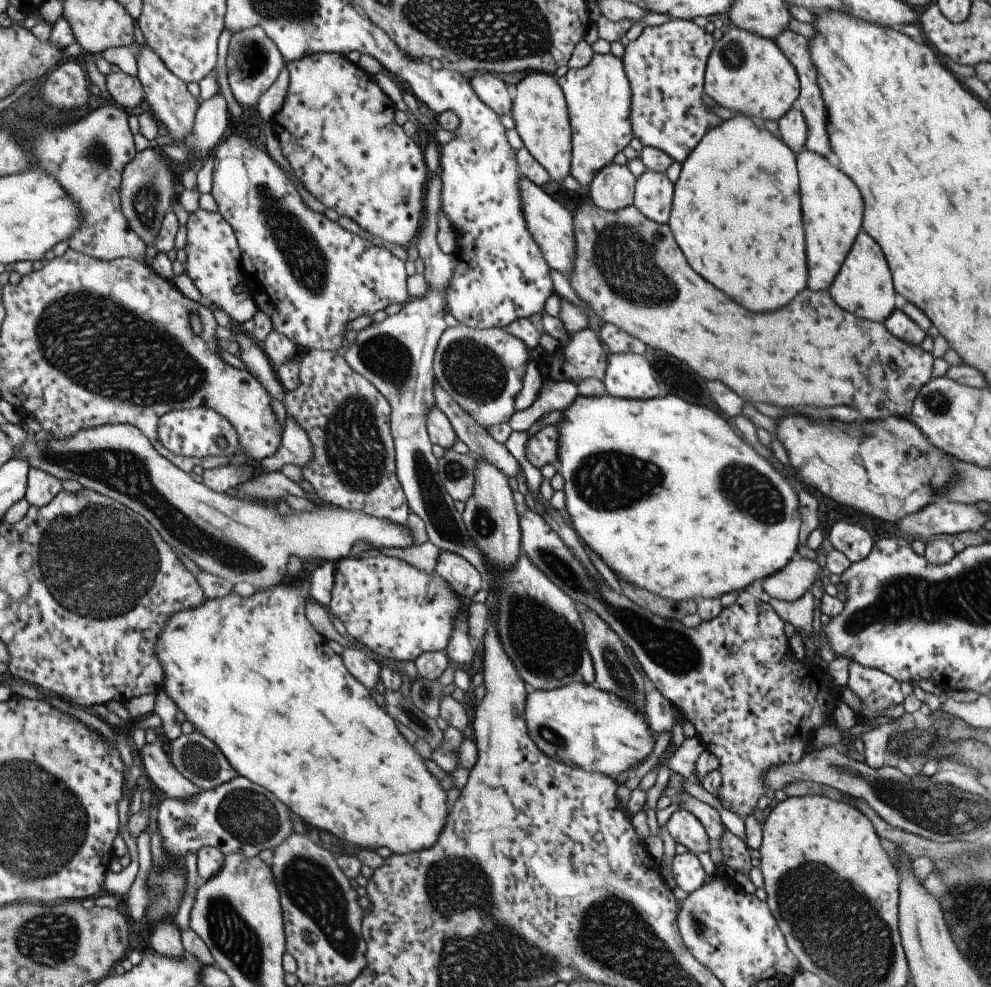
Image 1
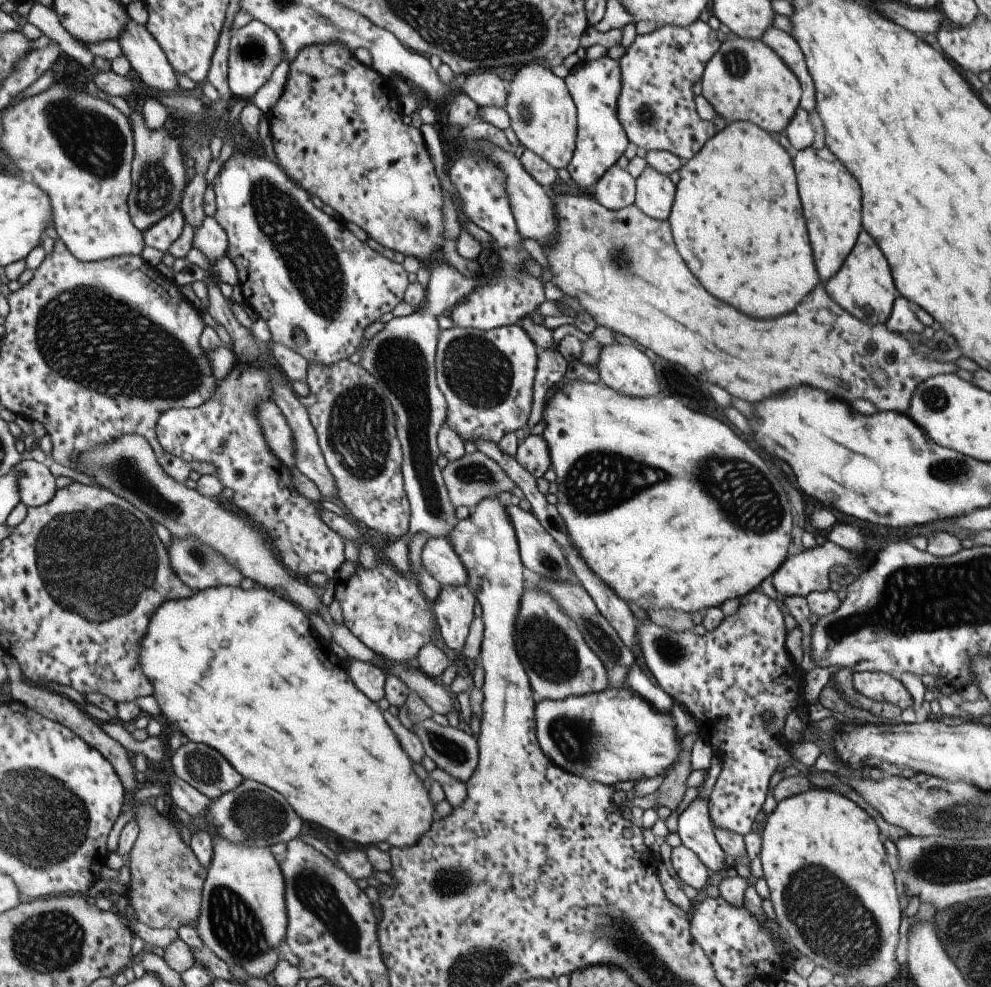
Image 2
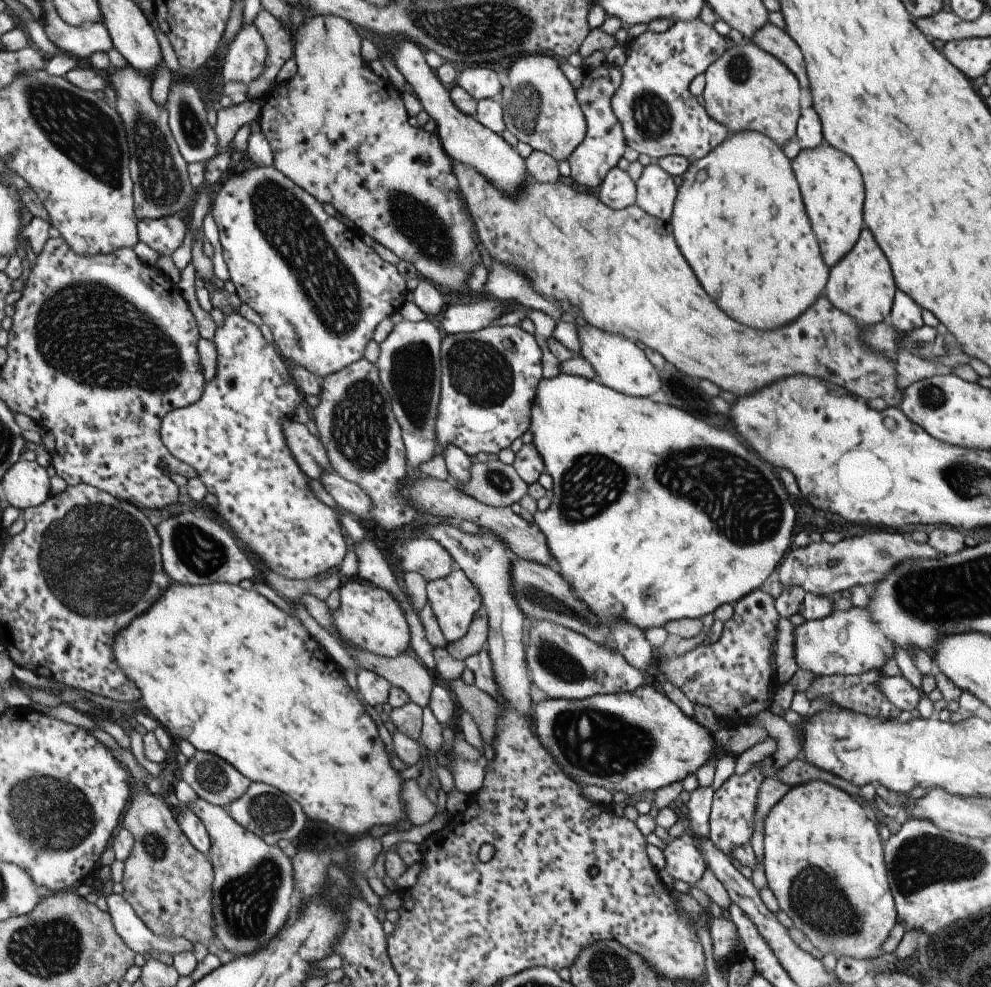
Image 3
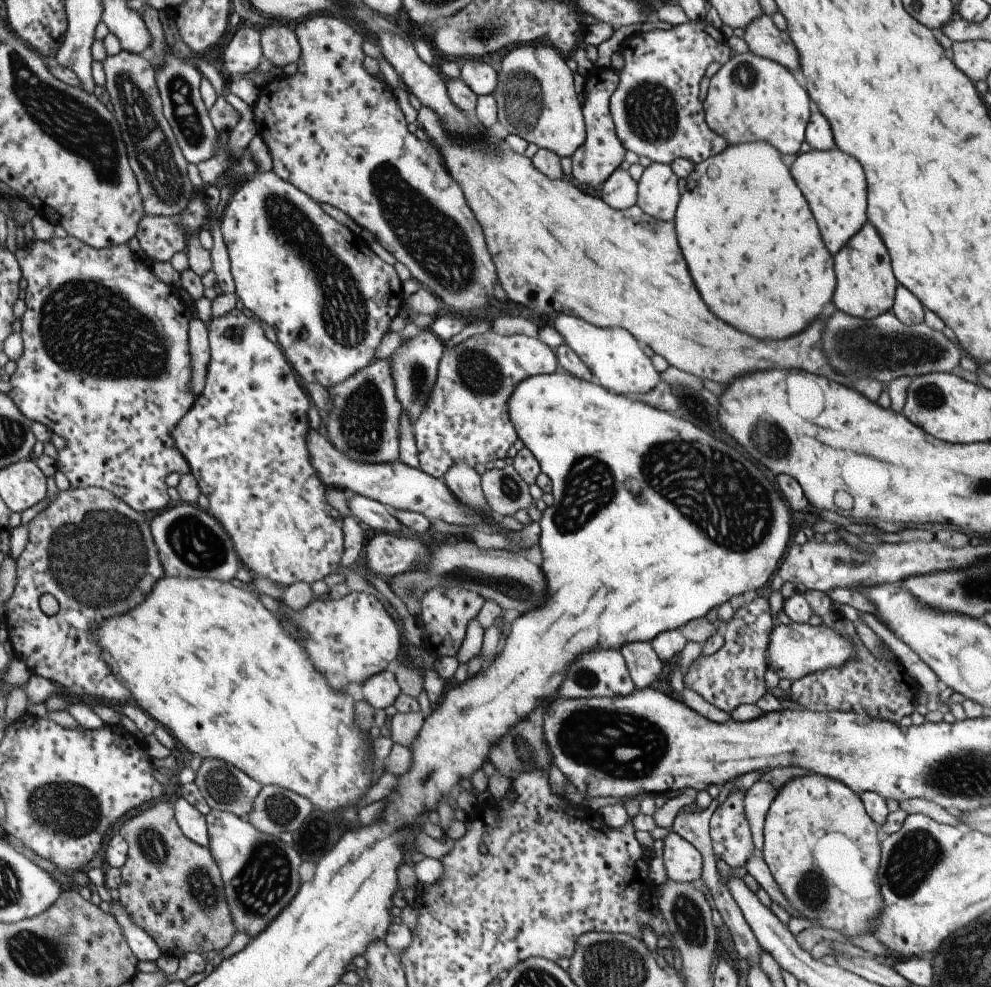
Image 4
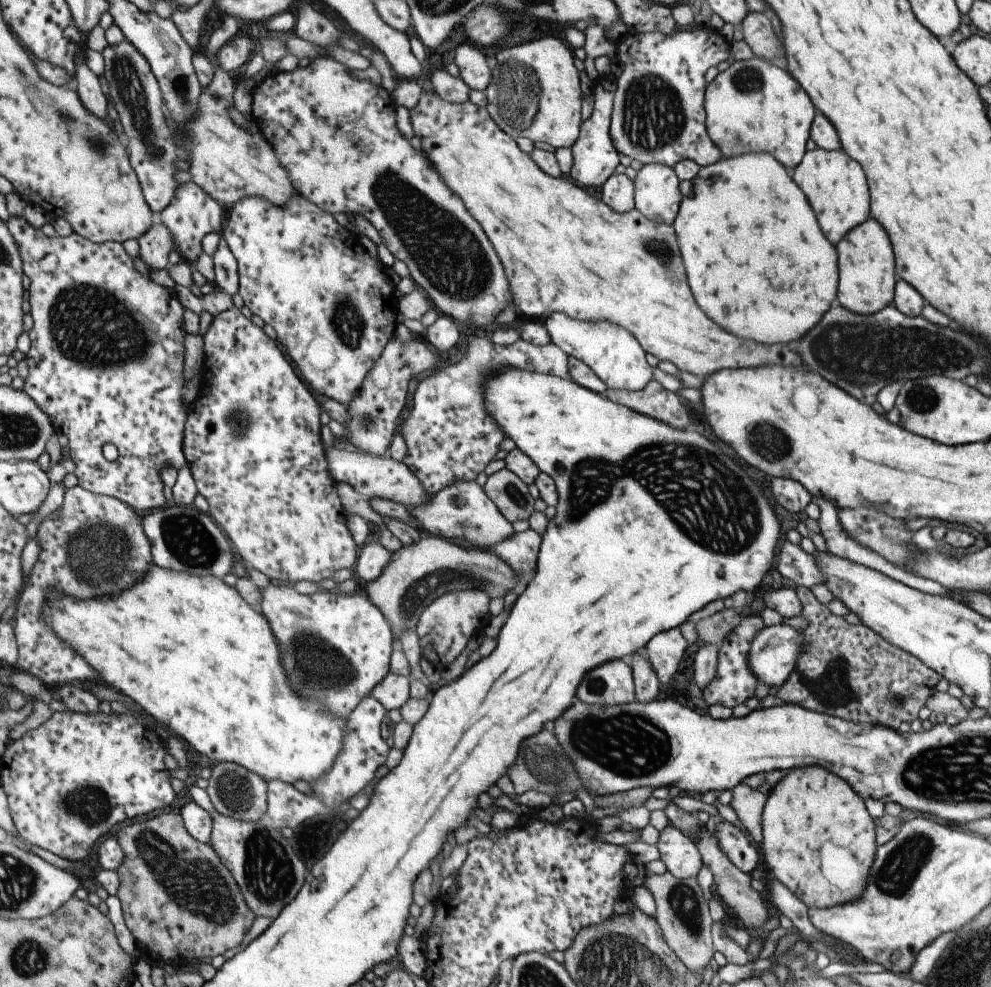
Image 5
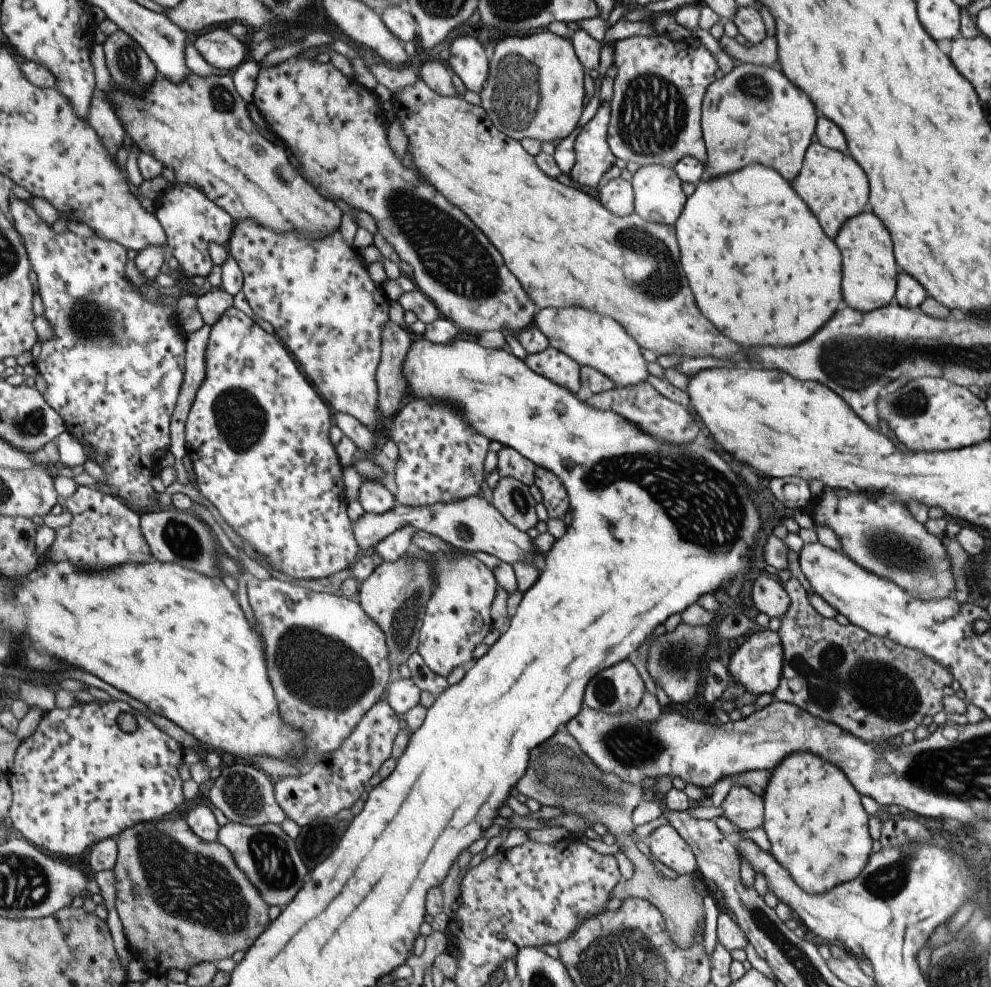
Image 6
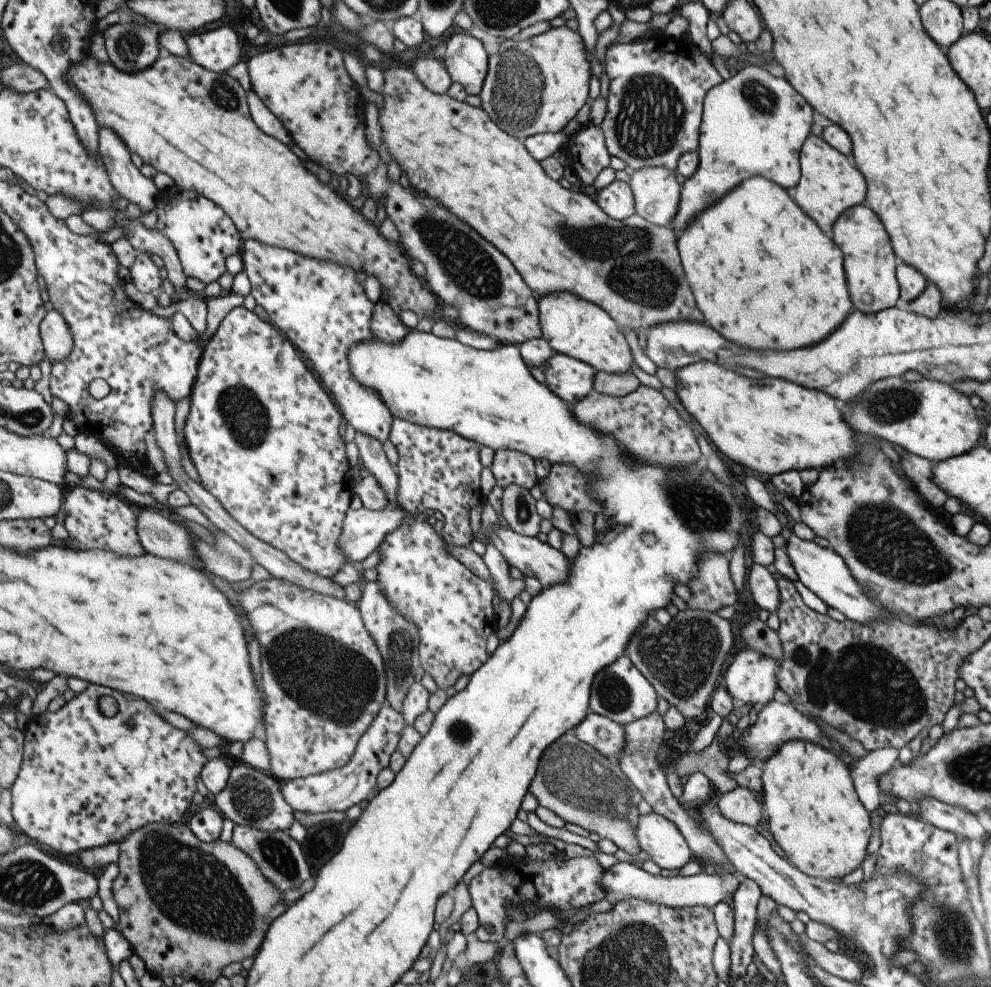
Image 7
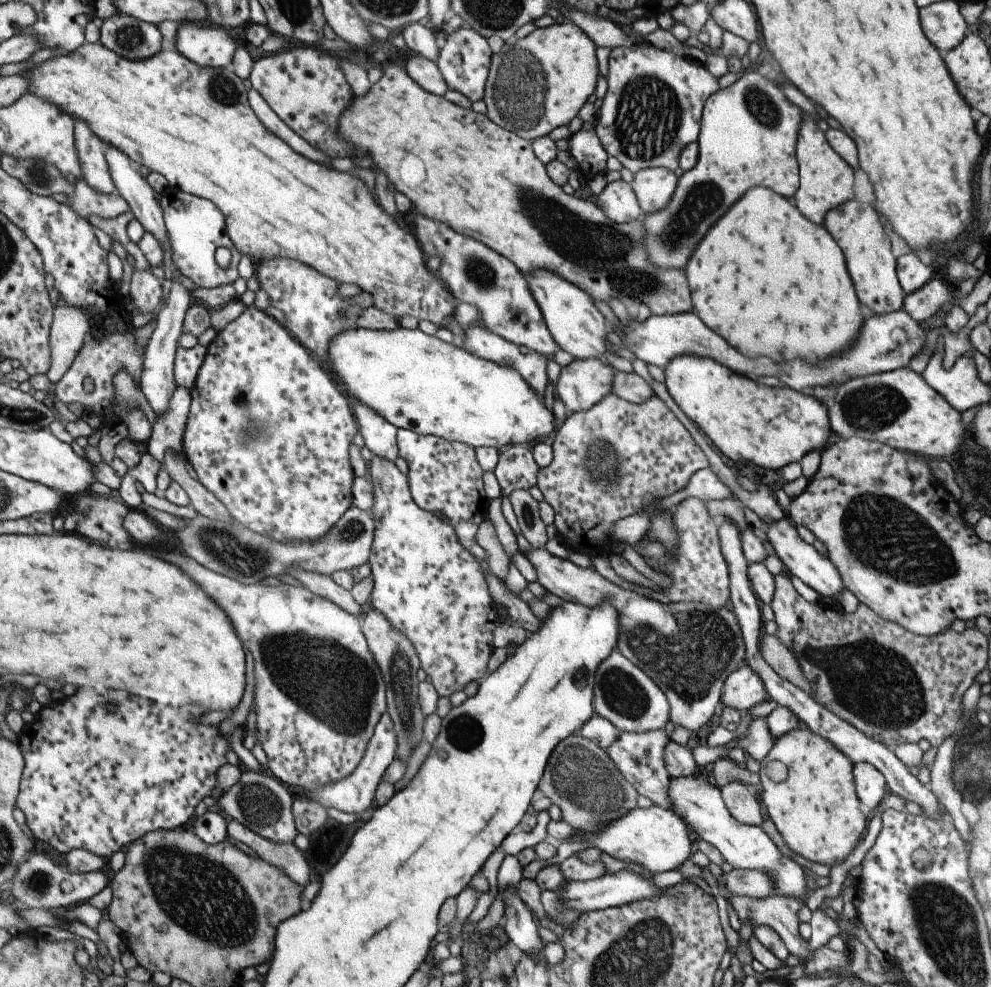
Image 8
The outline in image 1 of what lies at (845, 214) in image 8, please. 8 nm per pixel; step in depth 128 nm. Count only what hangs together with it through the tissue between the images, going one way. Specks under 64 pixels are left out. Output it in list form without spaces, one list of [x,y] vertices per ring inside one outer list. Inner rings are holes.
[[[864,231],[857,234],[827,292],[839,309],[853,314],[856,318],[879,323],[883,323],[898,308],[900,301],[894,292],[892,279],[879,246]]]

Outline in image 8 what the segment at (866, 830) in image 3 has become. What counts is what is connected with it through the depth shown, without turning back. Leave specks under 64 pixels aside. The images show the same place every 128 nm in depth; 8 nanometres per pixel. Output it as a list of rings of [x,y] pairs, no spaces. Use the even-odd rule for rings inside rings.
[[[804,726],[791,730],[774,740],[772,748],[760,762],[761,801],[767,817],[773,823],[785,846],[797,855],[800,862],[832,867],[837,860],[844,860],[858,845],[866,833],[866,811],[857,799],[852,782],[853,764],[828,741],[806,730]],[[769,762],[781,762],[787,769],[783,782],[773,782],[767,776]]]

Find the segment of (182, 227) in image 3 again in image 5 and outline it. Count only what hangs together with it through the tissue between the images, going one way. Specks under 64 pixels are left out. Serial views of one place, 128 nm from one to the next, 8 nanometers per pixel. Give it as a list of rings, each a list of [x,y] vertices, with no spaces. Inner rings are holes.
[[[151,223],[151,228],[137,242],[138,257],[149,270],[167,268],[168,254],[173,249],[173,242],[169,230],[162,223]]]

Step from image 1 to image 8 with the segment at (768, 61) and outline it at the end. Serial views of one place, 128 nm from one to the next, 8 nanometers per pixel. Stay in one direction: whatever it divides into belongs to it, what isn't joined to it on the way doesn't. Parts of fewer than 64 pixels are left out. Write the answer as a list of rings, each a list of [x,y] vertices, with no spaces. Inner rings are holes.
[[[762,69],[756,72],[740,72],[731,86],[712,93],[704,103],[700,115],[700,130],[696,141],[698,158],[695,166],[692,170],[683,172],[677,180],[675,191],[663,210],[639,216],[646,231],[645,250],[653,265],[682,270],[687,256],[701,240],[705,230],[715,224],[715,220],[749,188],[766,187],[785,199],[793,197],[798,188],[795,146],[803,118],[802,111],[786,98],[785,87],[781,83],[769,81]]]

